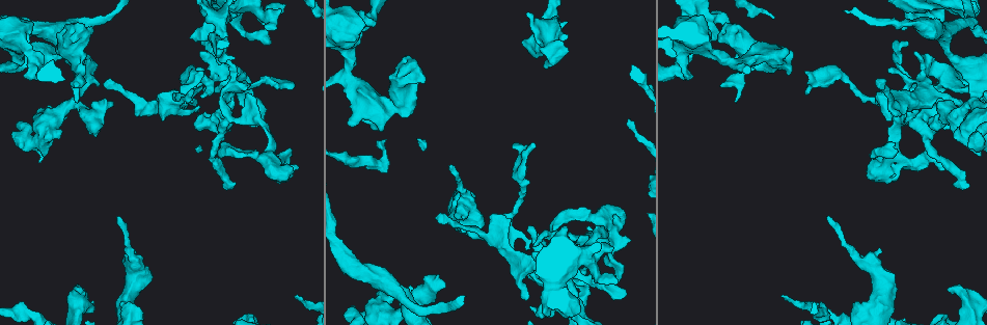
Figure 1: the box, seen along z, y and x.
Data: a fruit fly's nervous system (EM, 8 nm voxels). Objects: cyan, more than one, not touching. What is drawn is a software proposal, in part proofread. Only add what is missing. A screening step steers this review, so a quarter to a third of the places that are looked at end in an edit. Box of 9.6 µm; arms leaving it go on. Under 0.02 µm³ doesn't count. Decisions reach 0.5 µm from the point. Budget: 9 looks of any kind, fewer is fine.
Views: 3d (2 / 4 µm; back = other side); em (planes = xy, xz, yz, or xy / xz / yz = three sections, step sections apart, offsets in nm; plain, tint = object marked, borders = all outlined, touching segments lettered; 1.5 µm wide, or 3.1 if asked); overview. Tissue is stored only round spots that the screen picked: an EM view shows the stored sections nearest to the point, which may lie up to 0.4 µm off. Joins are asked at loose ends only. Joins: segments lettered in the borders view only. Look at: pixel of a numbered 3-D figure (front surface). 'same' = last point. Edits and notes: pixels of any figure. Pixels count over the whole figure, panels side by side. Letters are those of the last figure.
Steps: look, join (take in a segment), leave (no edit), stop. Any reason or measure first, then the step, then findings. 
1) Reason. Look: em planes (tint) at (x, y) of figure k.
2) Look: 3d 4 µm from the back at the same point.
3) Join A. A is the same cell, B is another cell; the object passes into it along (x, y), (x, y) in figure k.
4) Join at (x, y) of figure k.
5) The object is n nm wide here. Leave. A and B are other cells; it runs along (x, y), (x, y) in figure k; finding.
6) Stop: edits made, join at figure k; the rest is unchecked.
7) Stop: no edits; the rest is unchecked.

Branch stops here. Look: 3d 4 µm at (597, 240) of figure 1.

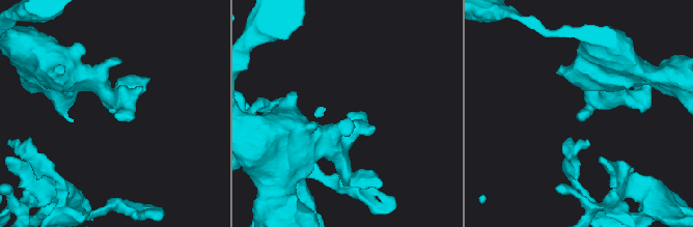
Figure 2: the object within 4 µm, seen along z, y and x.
Look: em xy step 4 (borders) at (118, 119) of figure 2.

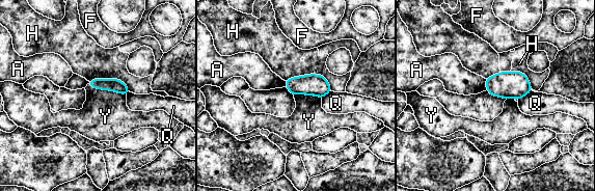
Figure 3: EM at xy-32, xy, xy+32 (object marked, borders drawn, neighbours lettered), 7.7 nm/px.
Look: em planes (borders) at the same point.

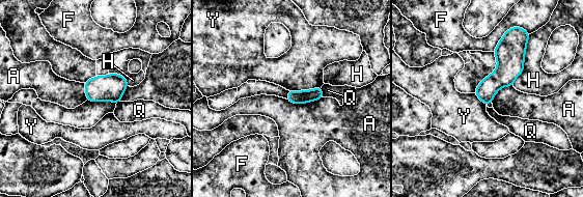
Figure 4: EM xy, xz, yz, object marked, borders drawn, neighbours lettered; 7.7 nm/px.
Leave. A, F, H, Q and Y are other cells; a border runs along (322, 96), (305, 103), (287, 100) in figure 4; none of them fits.

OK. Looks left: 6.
Free end. Look: em xz step 8 (borders) at (905, 42) of figure 1.

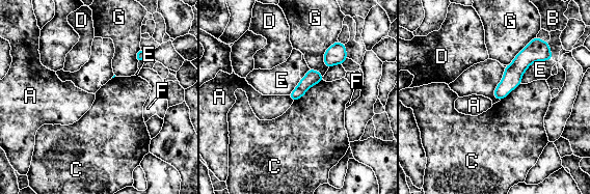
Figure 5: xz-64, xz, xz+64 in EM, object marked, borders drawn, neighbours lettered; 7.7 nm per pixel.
Cut it another way. Look: em planes (borders) at the same point.

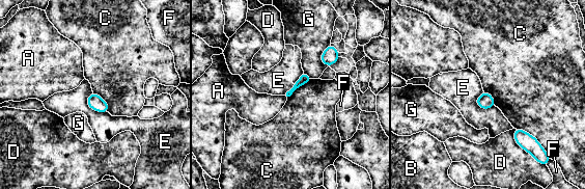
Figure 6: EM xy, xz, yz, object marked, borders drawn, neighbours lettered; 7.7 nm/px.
Leave. A, B, C, D, E, F and G are other cells; a border runs along (91, 92), (87, 104), (106, 112) in figure 6; no lettered segment goes on from it.

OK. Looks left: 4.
An open end. Look: em planes (borders) at (896, 148) of figure 1.

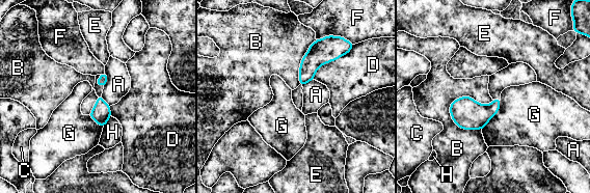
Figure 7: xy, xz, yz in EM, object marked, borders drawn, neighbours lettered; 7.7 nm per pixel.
Leave. A, B, C, D, E, F, G and H are other cells; a border runs along (105, 72), (107, 82), (104, 86) in figure 7; none of them fits.

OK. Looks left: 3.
Look: 3d 2 µm at (629, 118) of figure 1.

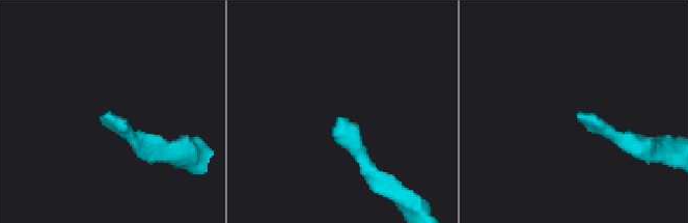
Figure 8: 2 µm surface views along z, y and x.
Look: em xz step 4 (borders) at (109, 112) of figure 8.

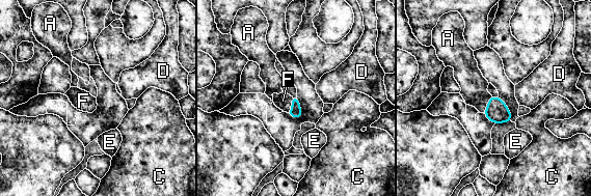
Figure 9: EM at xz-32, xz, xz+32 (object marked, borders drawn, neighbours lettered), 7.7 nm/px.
The object is 90 nm wide here. Join F. F is the same cell, A, C, D and E are other cells; it goes on there.

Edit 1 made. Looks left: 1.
Stop: edits made, join at figure 9; the rest is unchecked.

